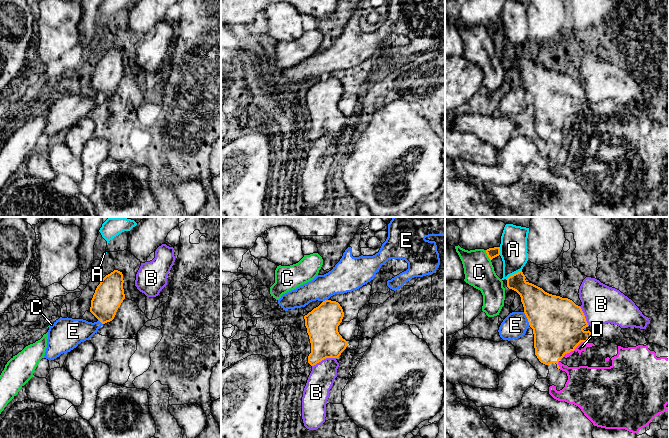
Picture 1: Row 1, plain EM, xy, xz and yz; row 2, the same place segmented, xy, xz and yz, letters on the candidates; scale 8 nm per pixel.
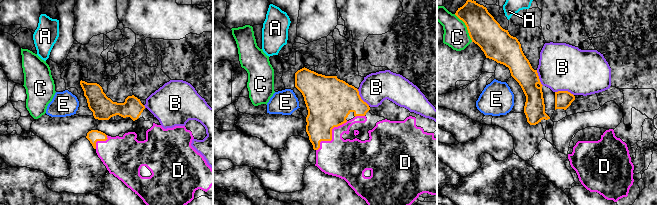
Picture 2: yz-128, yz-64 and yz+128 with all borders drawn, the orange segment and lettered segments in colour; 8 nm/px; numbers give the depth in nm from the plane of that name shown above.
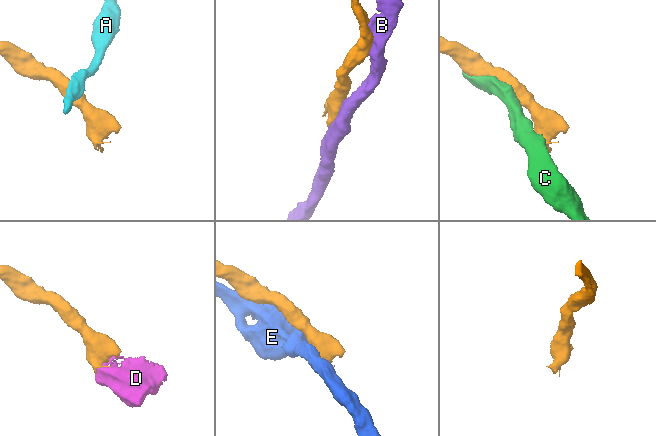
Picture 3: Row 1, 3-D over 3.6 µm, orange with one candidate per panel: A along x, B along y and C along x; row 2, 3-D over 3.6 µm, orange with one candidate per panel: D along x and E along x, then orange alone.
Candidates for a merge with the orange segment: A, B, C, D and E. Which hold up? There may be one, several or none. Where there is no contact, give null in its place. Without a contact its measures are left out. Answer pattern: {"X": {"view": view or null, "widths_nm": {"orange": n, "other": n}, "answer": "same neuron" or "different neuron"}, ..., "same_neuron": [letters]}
{"A": {"view": "yz", "widths_nm": {"orange": 200, "other": 220}, "answer": "different neuron"}, "B": {"view": "xz", "widths_nm": {"orange": 260, "other": 200}, "answer": "different neuron"}, "C": {"view": "yz", "widths_nm": {"orange": 80, "other": 240}, "answer": "different neuron"}, "D": {"view": "yz", "widths_nm": {"orange": 420, "other": 70}, "answer": "same neuron"}, "E": {"view": "yz", "widths_nm": {"orange": 420, "other": 200}, "answer": "different neuron"}, "same_neuron": ["D"]}

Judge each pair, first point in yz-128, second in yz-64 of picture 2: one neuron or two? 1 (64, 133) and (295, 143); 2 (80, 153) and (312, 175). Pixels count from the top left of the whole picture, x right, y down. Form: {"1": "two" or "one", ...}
{"1": "two", "2": "two"}

